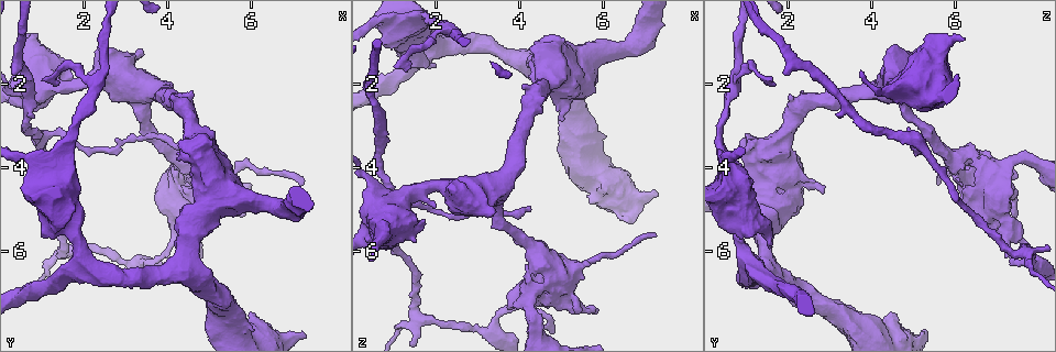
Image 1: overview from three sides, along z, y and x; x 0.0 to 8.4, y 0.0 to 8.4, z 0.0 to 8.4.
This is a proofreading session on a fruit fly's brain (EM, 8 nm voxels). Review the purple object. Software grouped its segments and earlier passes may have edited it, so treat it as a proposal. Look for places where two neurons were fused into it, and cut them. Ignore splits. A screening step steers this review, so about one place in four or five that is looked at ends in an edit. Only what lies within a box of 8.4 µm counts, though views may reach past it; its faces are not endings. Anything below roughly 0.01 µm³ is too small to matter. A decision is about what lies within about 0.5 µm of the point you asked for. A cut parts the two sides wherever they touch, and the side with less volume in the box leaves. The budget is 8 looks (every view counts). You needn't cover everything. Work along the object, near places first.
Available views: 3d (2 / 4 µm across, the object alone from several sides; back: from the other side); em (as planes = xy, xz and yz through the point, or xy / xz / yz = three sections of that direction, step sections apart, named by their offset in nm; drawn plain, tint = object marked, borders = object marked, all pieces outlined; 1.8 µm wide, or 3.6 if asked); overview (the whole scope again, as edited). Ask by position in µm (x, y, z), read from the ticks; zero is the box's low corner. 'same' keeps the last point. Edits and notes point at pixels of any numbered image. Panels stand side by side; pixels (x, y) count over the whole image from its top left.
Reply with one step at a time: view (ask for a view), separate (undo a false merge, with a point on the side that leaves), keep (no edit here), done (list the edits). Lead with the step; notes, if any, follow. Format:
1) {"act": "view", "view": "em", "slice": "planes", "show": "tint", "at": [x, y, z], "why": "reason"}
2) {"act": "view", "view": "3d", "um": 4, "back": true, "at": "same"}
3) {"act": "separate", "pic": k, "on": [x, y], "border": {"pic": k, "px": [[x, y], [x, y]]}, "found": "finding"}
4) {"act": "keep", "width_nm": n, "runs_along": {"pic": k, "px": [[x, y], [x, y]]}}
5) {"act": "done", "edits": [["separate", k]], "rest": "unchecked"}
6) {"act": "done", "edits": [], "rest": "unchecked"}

{"act": "view", "view": "3d", "um": 2, "at": [3.40, 6.30, 7.85], "why": "a narrow waist"}

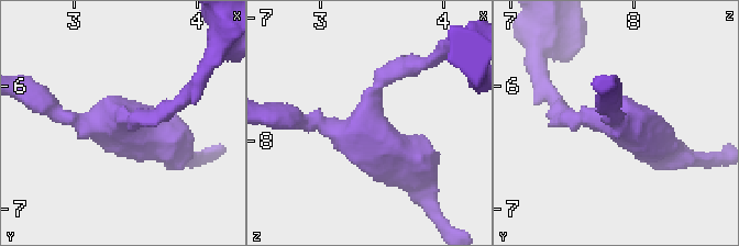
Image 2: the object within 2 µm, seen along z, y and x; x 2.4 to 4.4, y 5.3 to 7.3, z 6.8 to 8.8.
{"act": "view", "view": "em", "slice": "planes", "show": "tint", "at": [3.34, 6.24, 7.90]}

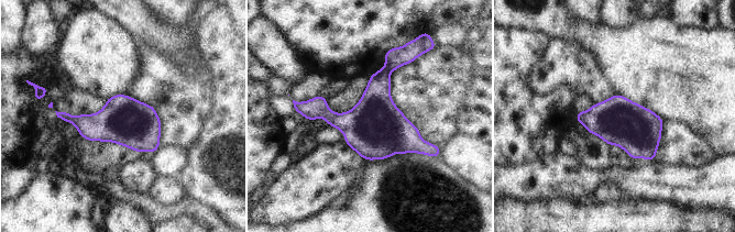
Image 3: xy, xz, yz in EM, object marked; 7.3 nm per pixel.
{"act": "separate", "pic": 3, "on": [375, 102], "border": {"pic": 3, "px": [[384, 67], [390, 73]]}, "found": "a second neuron is stuck on"}

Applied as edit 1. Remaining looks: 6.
{"act": "view", "view": "em", "um": 3.6, "slice": "planes", "show": "borders", "at": [1.45, 5.10, 0.75], "why": "sharp bend"}

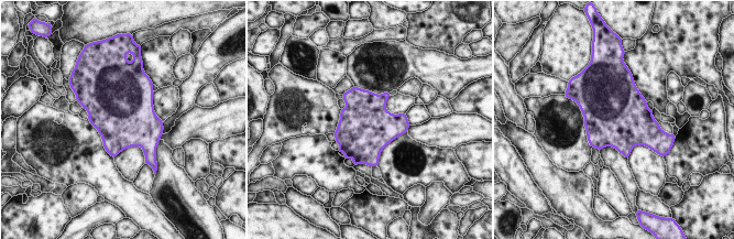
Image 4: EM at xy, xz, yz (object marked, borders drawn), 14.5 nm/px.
{"act": "keep", "found": "one neuron here"}

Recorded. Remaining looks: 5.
{"act": "done", "edits": [["separate", 3]], "rest": "unchecked"}

